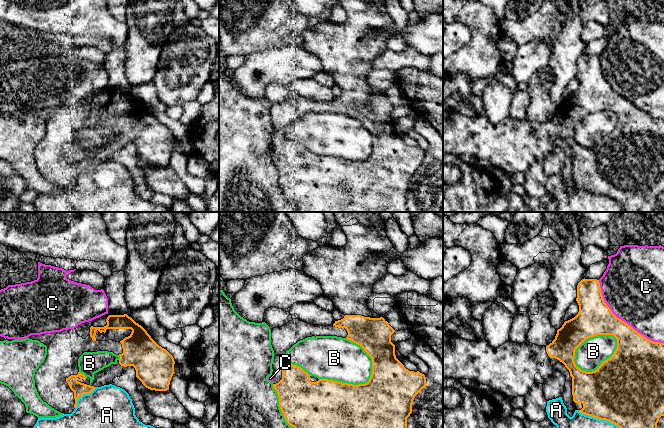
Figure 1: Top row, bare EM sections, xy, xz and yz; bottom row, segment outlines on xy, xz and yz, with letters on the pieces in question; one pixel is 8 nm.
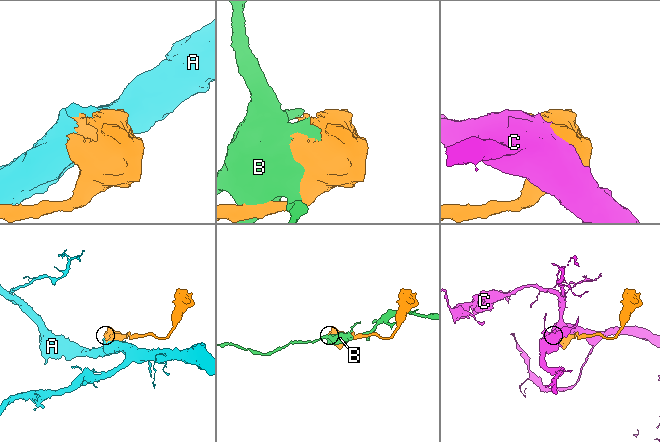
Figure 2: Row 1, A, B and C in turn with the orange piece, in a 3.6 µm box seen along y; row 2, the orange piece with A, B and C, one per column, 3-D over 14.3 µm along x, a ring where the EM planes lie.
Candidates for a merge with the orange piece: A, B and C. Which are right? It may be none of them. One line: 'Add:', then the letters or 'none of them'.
Add: none of them

